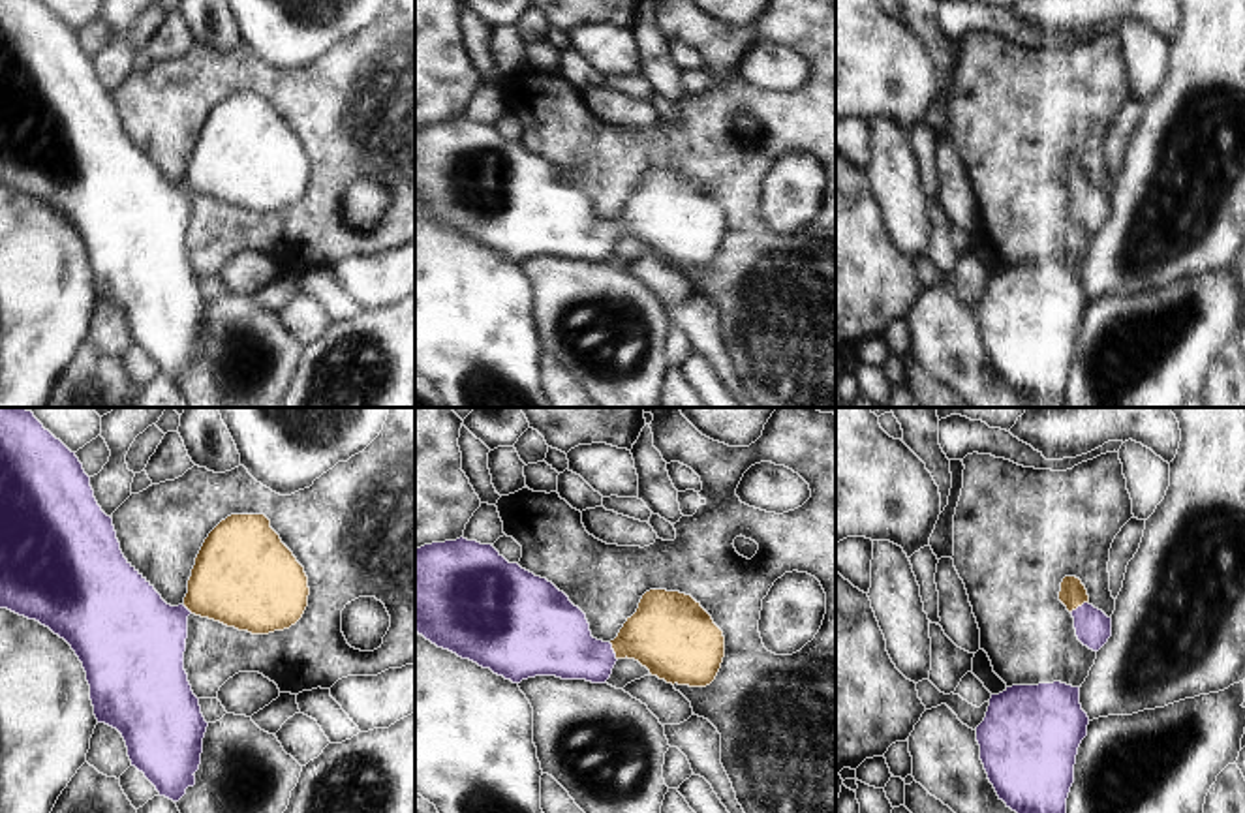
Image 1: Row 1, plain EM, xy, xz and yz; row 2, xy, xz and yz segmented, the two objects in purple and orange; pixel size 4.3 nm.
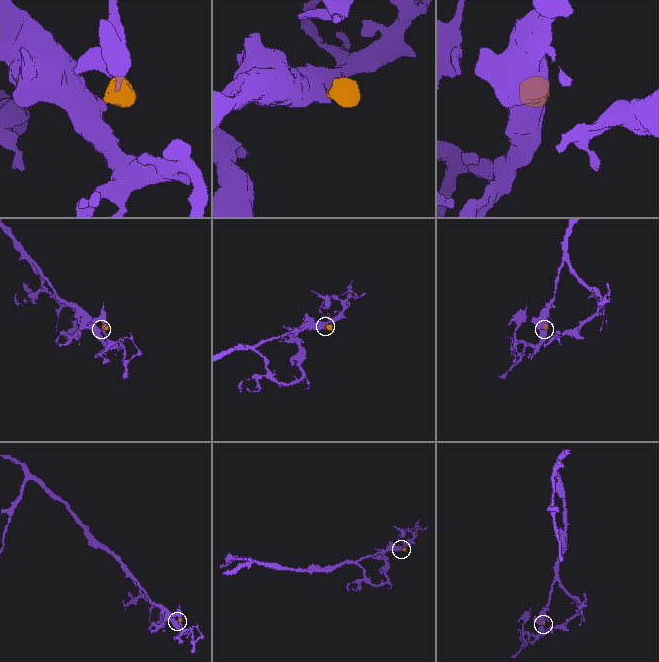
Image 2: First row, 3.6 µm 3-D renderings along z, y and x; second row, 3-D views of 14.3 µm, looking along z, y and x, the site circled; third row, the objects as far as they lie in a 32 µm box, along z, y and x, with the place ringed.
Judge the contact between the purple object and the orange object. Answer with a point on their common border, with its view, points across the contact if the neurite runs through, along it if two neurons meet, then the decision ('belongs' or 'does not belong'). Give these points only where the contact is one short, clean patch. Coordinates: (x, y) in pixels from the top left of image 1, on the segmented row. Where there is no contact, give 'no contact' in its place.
meets purple in yz at (1078, 607); runs through yz (1093, 628), (1078, 607), (1073, 594); belongs

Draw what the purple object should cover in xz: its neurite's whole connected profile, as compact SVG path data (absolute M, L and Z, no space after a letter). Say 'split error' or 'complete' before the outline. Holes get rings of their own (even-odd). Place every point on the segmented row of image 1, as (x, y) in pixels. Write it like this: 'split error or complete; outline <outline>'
split error; outline M464 537L415 548L415 633L438 648L490 668L513 683L535 676L605 683L616 661L627 657L638 661L652 676L667 683L706 687L715 680L725 657L723 631L691 595L667 590L646 591L637 612L627 618L618 637L603 642L592 637L586 614L552 582L535 576L518 563L509 563L492 545L481 545Z

